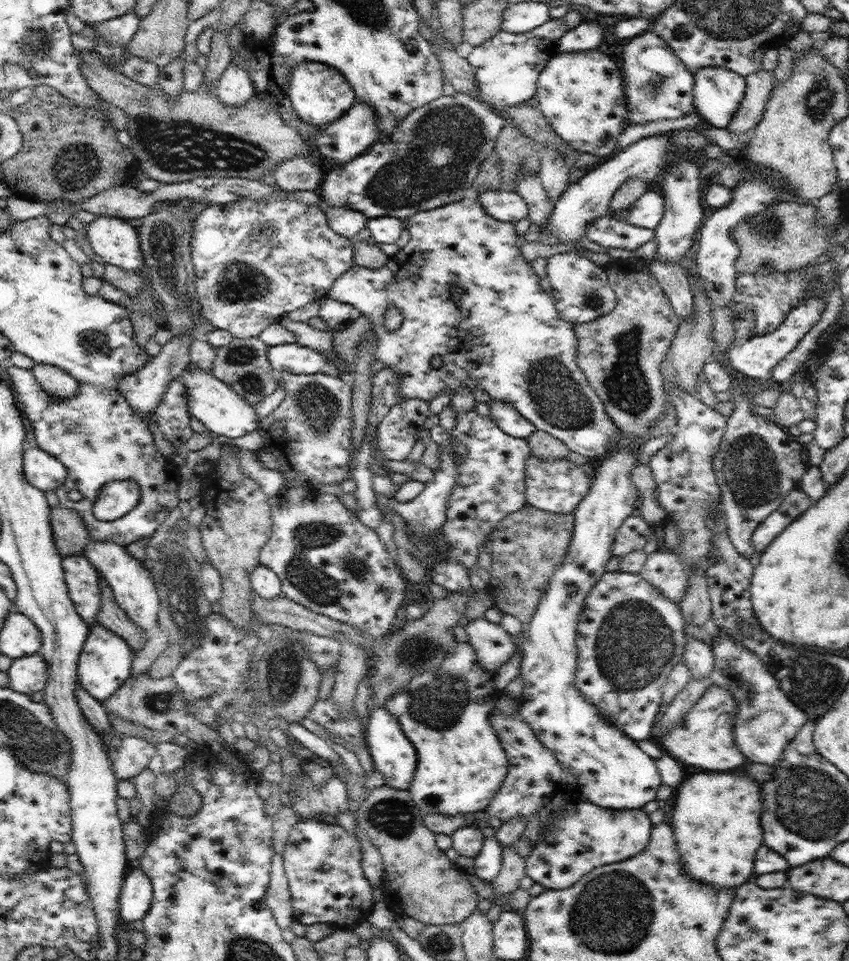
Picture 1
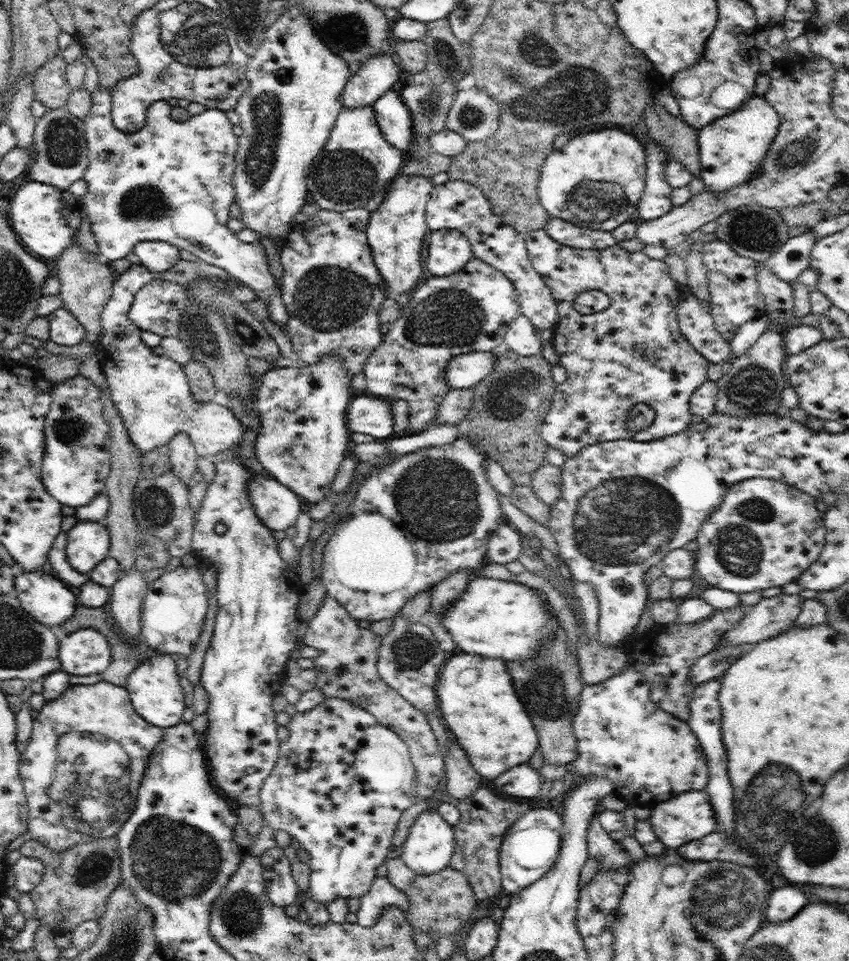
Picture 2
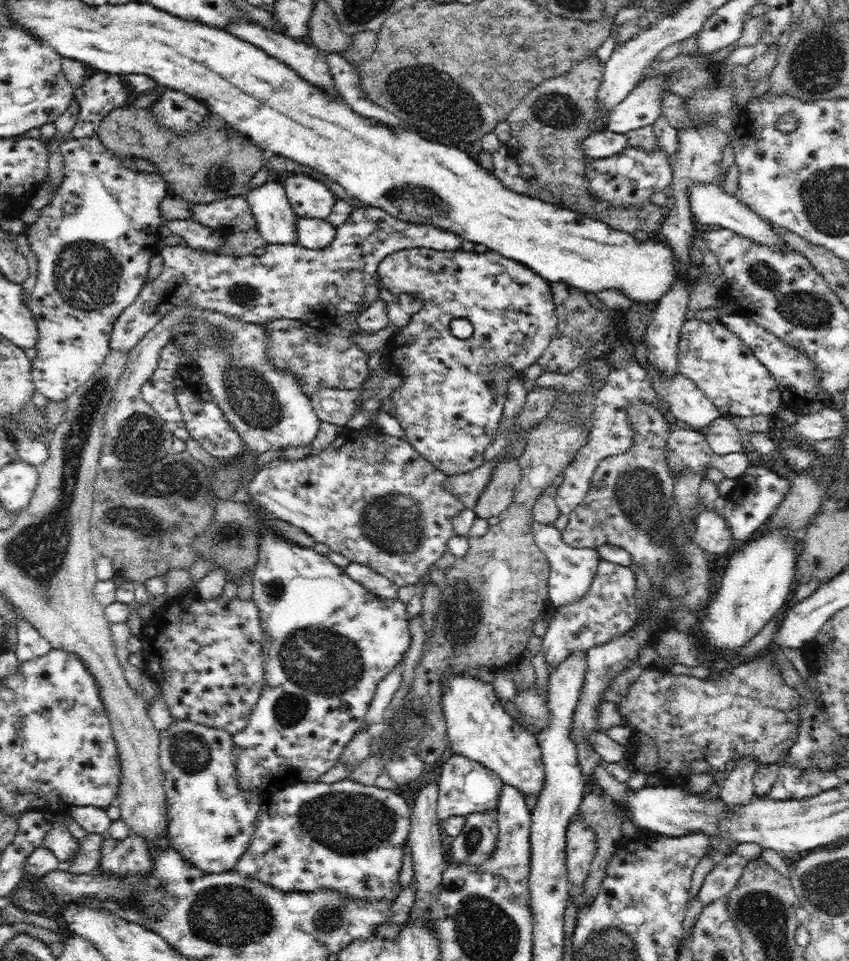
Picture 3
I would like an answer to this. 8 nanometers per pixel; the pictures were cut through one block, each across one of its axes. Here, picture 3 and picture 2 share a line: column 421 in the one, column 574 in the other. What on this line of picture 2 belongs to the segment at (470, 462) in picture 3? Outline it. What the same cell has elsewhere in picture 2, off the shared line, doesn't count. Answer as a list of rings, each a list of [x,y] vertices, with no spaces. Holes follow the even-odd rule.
[[[533,230],[522,235],[522,238],[527,247],[527,252],[533,265],[533,268],[544,279],[544,282],[550,288],[552,297],[557,305],[557,324],[553,329],[552,343],[555,352],[558,356],[558,365],[562,366],[567,373],[568,379],[564,380],[562,384],[555,385],[552,406],[544,417],[544,422],[540,428],[544,441],[548,443],[549,447],[556,447],[560,449],[566,458],[577,455],[582,448],[596,443],[603,443],[609,440],[632,439],[640,442],[648,442],[651,440],[663,439],[667,436],[672,436],[686,430],[691,424],[692,412],[690,412],[690,397],[692,393],[704,383],[707,379],[709,365],[711,364],[700,352],[686,340],[679,328],[678,318],[676,312],[679,303],[685,299],[684,294],[680,290],[675,280],[670,277],[667,265],[662,260],[653,260],[649,258],[644,252],[630,252],[624,248],[615,245],[606,249],[580,249],[565,246],[564,244],[556,243],[549,235],[547,230]],[[588,290],[602,291],[611,300],[610,307],[607,307],[601,313],[582,314],[573,308],[573,303],[580,292],[587,292]]]

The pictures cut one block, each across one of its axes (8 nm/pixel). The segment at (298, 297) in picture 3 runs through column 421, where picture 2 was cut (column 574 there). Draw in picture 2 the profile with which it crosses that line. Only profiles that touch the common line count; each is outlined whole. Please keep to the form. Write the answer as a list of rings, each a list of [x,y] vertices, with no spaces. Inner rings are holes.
[[[551,217],[545,229],[556,243],[568,247],[606,249],[618,244],[610,232],[575,226],[564,219]]]

